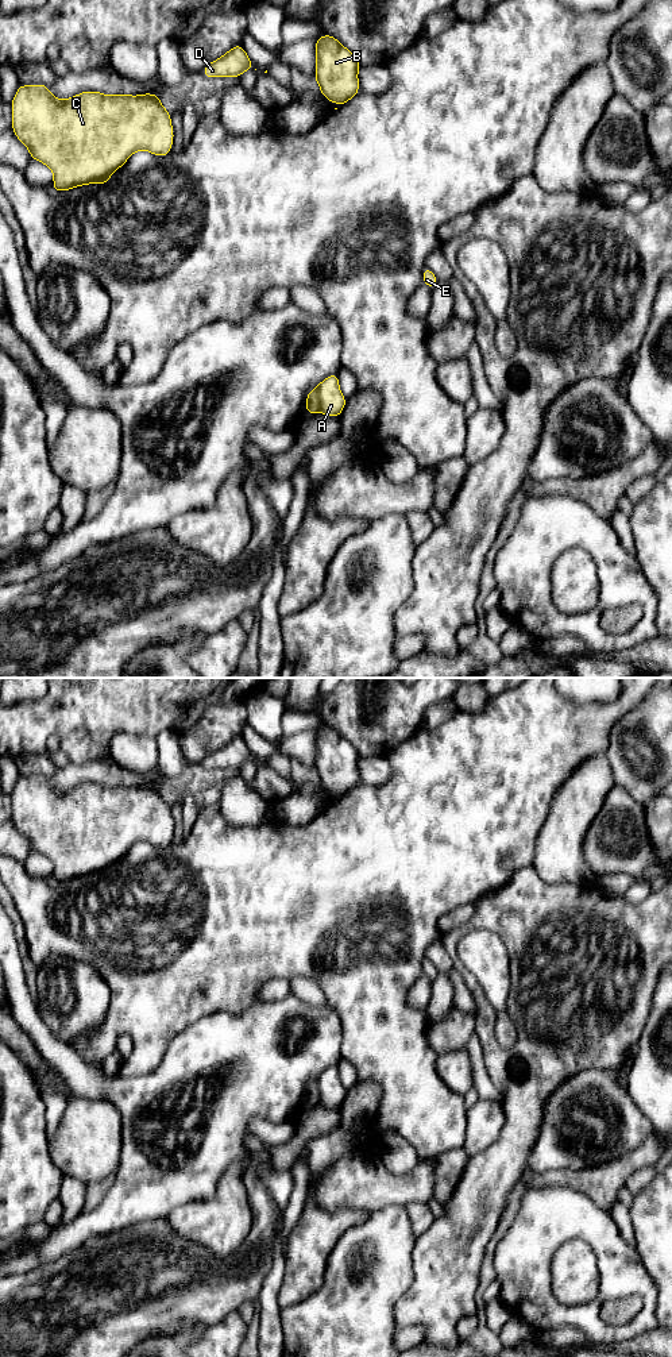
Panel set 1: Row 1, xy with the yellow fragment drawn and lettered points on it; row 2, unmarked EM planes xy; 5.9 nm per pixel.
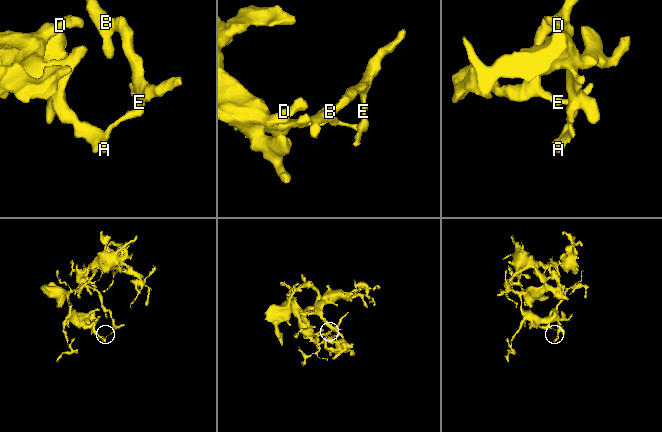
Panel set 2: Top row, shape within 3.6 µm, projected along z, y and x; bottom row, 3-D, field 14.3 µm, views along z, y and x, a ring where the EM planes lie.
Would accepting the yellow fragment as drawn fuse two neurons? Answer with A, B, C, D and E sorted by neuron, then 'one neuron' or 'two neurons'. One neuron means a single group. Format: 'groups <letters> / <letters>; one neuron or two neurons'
groups A B E / C D; two neurons

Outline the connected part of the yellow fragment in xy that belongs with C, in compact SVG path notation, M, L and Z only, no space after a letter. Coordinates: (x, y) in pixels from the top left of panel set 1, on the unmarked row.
M19 776L12 799L12 822L15 828L28 840L31 851L45 855L54 867L53 880L66 883L76 878L88 875L108 875L113 863L120 860L138 841L154 847L166 848L171 844L174 822L171 805L169 805L158 790L158 784L115 786L86 782L70 790L57 790L50 784L47 776Z

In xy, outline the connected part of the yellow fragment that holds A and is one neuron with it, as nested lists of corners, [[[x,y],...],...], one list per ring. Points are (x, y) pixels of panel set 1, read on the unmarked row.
[[[333,1064],[317,1077],[318,1103],[331,1109],[340,1109],[347,1091],[339,1077],[339,1065]]]

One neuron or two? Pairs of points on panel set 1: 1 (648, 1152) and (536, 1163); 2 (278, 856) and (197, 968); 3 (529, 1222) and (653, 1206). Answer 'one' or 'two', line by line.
1: two
2: one
3: two

